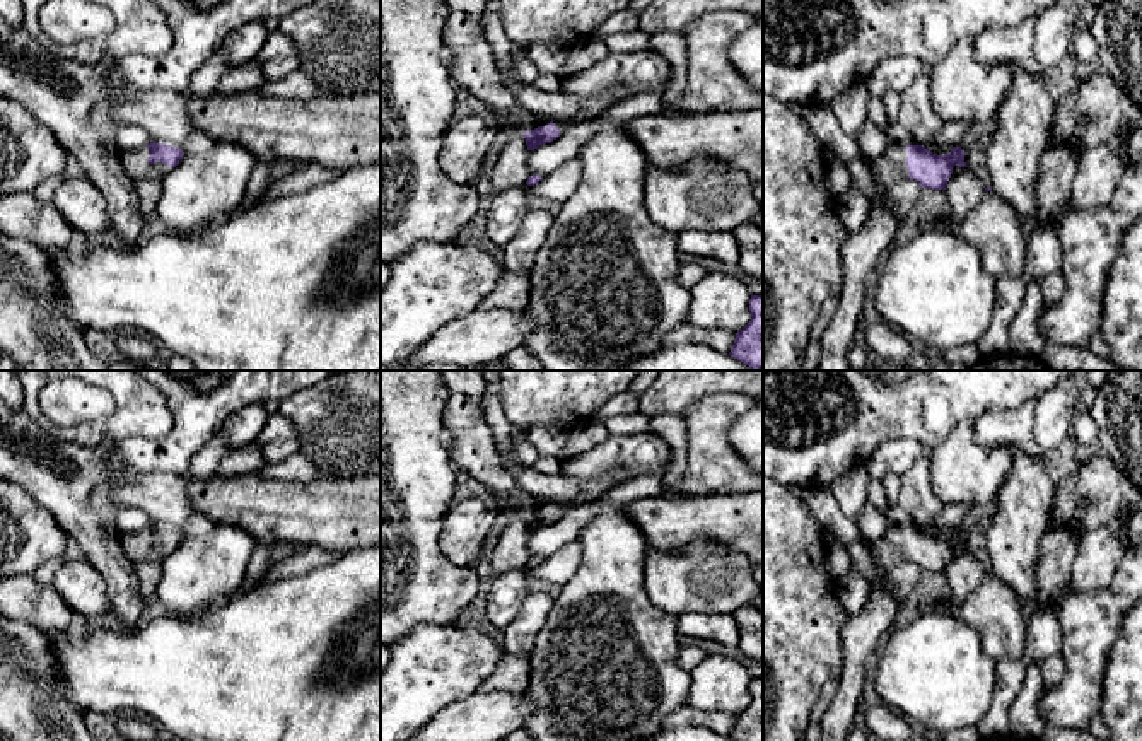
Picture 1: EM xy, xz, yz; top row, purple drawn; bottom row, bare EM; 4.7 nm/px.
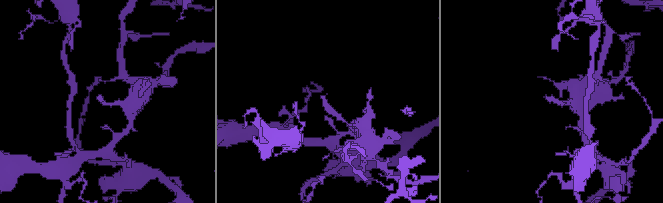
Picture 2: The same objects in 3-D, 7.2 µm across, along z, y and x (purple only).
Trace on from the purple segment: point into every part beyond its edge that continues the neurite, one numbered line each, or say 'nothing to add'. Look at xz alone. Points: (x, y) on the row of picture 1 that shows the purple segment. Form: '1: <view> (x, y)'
1: xz (471, 64)

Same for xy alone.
1: xy (134, 163)

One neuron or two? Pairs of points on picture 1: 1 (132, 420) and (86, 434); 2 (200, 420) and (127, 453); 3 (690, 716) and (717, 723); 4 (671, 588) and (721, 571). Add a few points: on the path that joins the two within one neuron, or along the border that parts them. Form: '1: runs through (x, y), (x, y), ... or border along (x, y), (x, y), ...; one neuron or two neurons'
1: runs through (120, 427), (98, 432); one neuron
2: runs through (181, 439), (166, 455), (145, 455); one neuron
3: runs through (697, 717), (710, 719); one neuron
4: runs through (683, 583), (709, 581); one neuron

